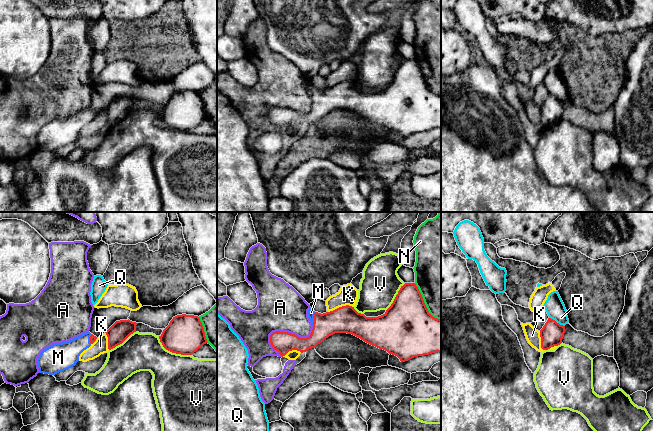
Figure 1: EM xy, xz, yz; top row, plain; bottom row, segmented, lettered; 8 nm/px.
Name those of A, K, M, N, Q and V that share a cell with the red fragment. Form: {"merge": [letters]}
{"merge": ["M"]}

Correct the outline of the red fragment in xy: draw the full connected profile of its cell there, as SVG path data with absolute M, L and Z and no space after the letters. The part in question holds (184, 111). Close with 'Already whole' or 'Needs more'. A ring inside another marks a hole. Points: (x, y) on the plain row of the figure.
M177 91L159 112L163 123L176 130L192 131L208 119L198 92Z. Already whole

